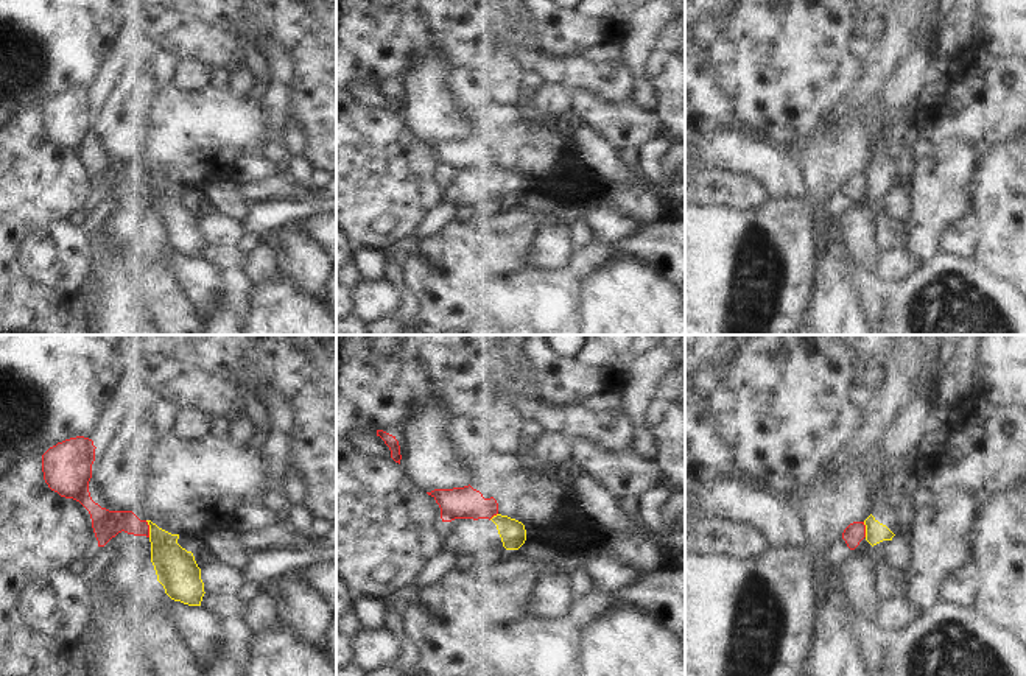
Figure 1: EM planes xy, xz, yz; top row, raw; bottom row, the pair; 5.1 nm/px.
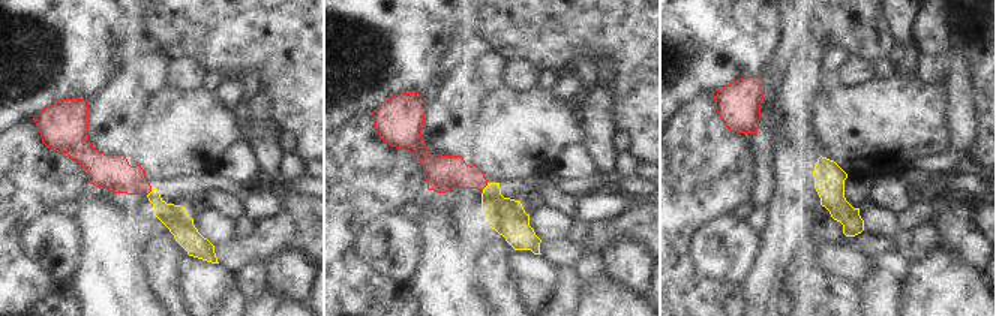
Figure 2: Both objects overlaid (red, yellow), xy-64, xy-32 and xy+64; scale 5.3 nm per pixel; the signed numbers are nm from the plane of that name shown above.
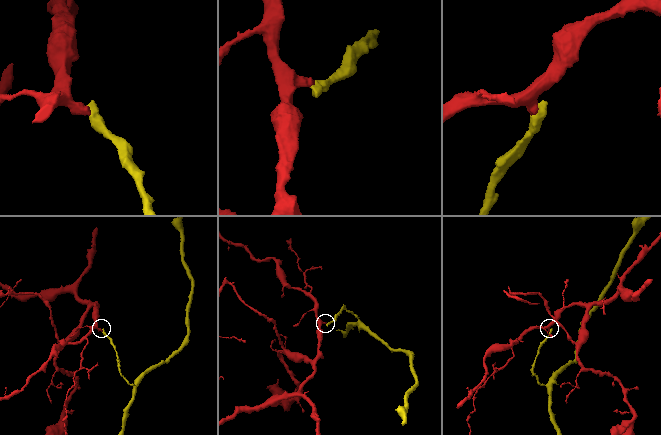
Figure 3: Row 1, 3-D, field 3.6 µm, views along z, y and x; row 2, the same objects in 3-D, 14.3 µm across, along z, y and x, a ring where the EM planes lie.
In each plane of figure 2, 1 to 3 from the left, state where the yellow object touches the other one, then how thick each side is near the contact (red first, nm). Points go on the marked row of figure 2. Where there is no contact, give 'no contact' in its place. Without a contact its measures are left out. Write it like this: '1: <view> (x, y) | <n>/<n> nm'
1: xy-64 (149, 192) | 190/140 nm
2: xy-32 (485, 186) | 190/190 nm
3: no contact

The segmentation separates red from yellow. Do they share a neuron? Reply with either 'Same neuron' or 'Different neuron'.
Different neuron.

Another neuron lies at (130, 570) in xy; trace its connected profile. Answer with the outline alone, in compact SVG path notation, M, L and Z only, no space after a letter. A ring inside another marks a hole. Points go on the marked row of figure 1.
M121 531L100 550L106 556L106 578L117 598L154 597L157 575L151 562L149 537Z

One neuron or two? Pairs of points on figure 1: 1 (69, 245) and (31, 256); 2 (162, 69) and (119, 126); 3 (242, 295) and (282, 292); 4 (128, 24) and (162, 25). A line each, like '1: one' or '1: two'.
1: one
2: two
3: two
4: two

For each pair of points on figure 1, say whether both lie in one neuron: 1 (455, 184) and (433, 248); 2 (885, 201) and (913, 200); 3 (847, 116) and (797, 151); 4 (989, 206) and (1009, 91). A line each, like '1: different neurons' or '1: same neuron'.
1: different neurons
2: different neurons
3: same neuron
4: different neurons

